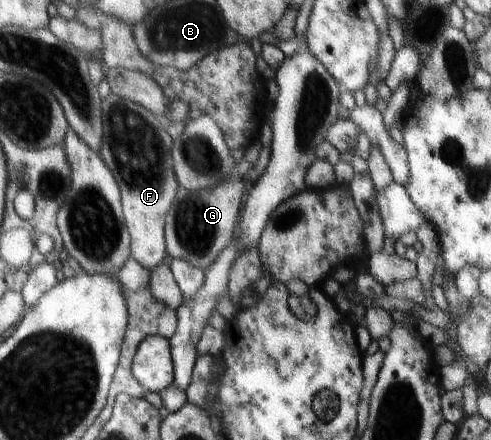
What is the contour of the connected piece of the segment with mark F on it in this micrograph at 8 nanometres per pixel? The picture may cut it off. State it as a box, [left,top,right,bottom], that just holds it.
[100,92,179,271]

